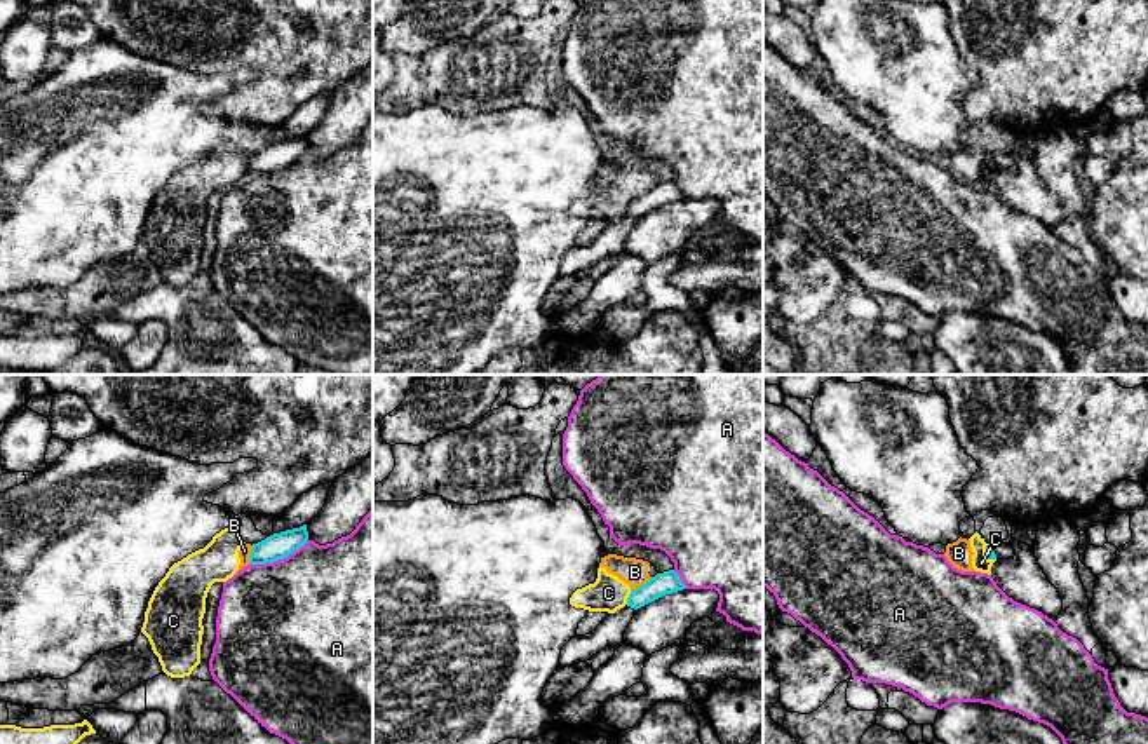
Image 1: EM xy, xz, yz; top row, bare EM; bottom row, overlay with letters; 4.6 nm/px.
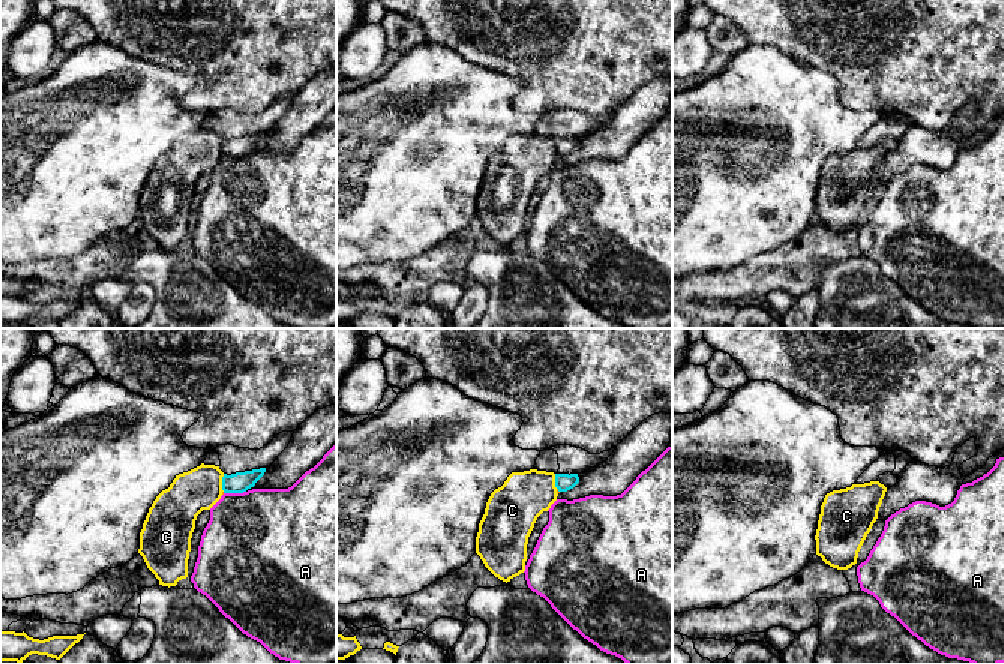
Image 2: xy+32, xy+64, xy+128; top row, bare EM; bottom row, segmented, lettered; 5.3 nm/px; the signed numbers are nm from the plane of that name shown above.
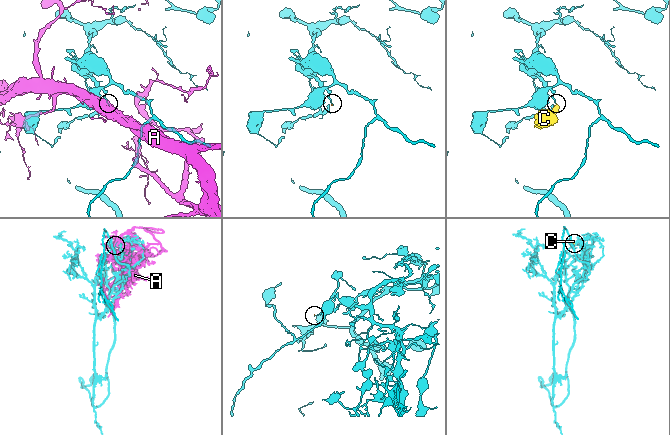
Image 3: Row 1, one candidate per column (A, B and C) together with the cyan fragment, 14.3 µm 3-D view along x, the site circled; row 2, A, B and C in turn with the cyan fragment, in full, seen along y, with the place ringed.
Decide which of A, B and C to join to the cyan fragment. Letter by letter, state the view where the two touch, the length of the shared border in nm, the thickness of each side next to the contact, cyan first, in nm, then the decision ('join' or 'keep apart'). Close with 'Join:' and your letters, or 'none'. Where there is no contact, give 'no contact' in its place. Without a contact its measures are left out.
A: xy | 300 nm | 120/480 nm | keep apart
B: xz | 120 nm | 110/130 nm | keep apart
C: xz | 70 nm | 110/170 nm | keep apart
Join: none

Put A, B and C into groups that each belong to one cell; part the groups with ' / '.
A / B C

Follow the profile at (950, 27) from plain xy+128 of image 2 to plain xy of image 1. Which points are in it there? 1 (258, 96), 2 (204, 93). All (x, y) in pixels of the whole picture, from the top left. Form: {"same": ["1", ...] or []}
{"same": ["1"]}

